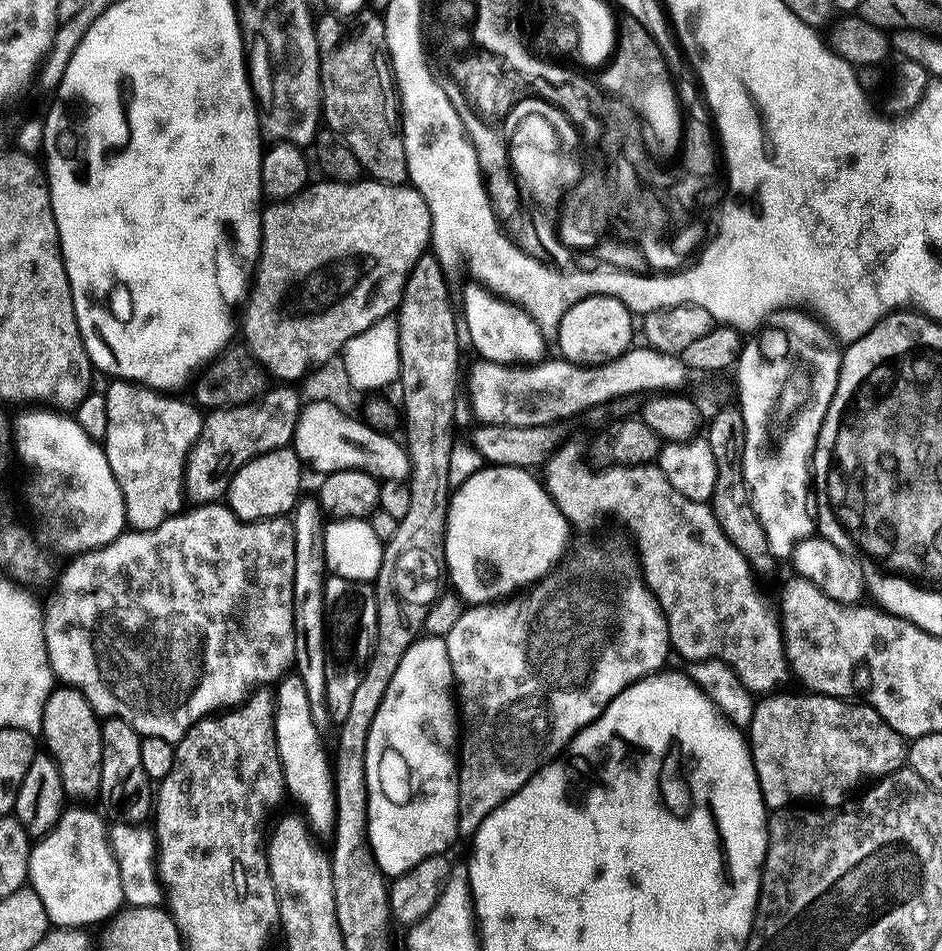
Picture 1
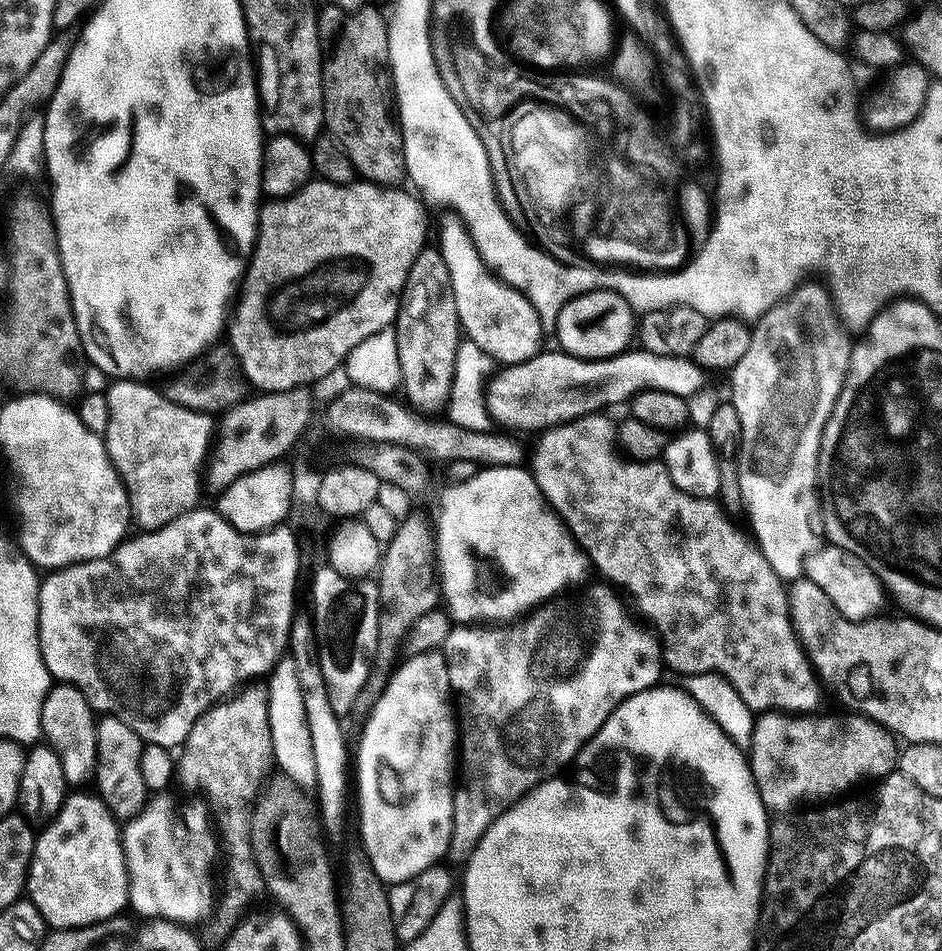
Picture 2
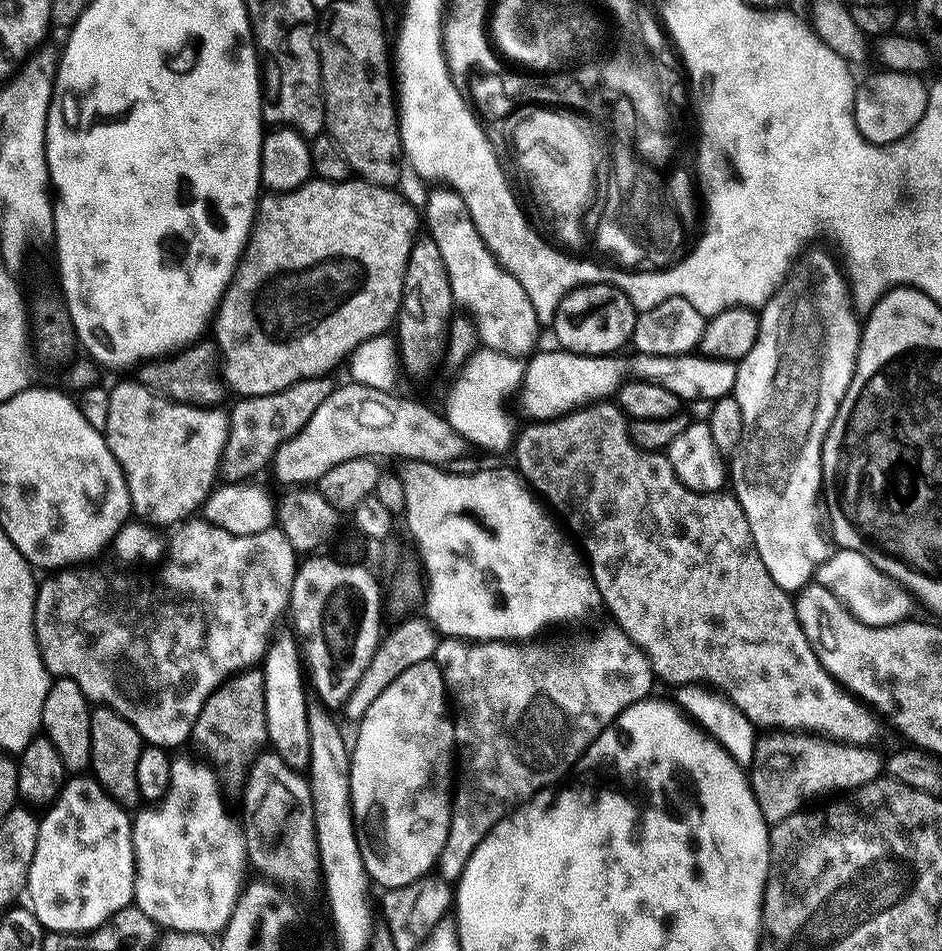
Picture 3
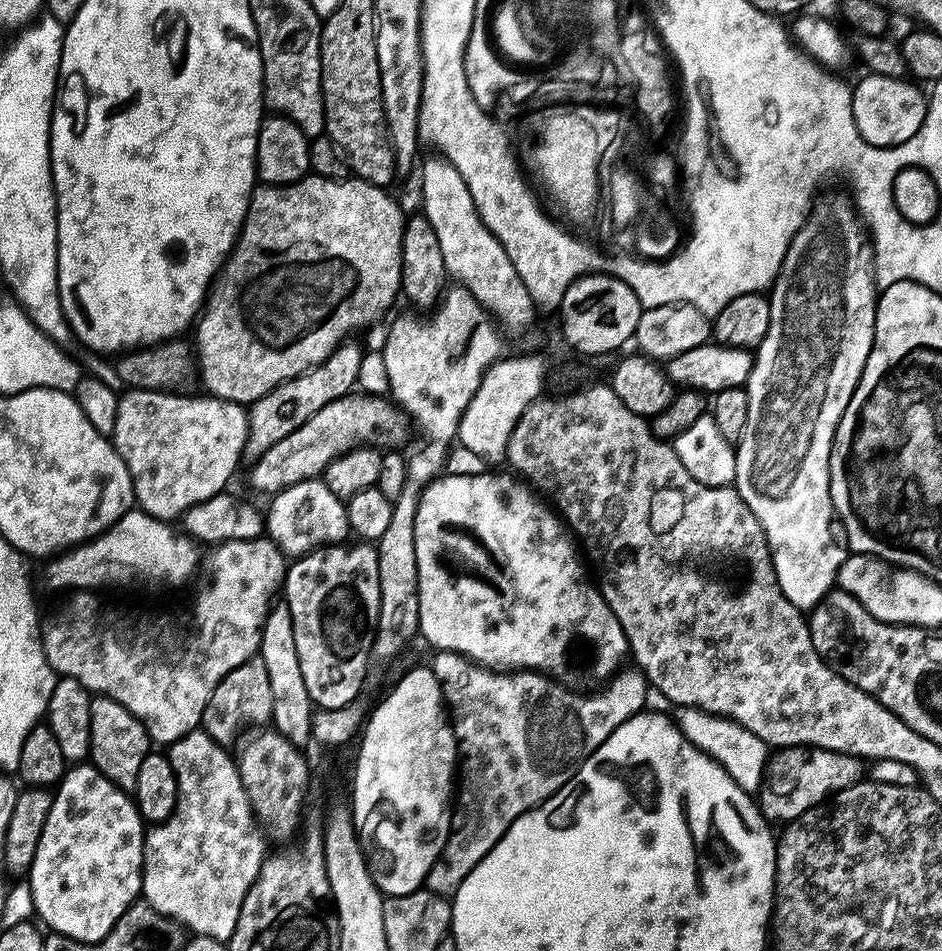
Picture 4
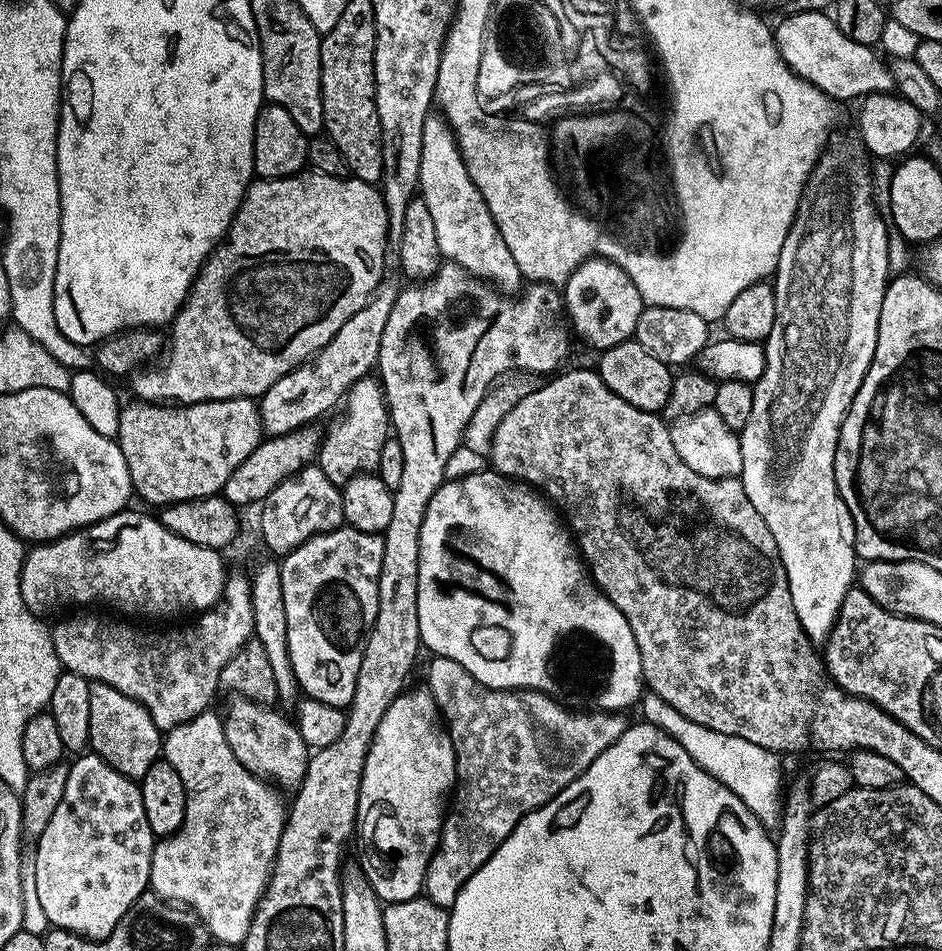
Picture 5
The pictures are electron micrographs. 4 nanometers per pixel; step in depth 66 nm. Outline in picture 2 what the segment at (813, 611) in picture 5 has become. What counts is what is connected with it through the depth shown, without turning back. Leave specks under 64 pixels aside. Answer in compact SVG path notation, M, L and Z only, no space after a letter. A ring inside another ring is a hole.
M804 282L793 288L784 299L779 300L770 311L765 312L763 316L755 321L754 327L752 328L752 337L750 338L750 350L746 350L742 362L738 362L730 369L730 376L732 376L732 396L730 396L730 402L734 406L734 410L738 410L738 414L742 418L742 434L738 441L738 455L734 460L734 467L738 474L738 486L740 487L742 508L748 511L748 520L752 523L750 532L754 537L755 543L759 547L760 553L766 558L766 562L770 562L774 574L778 574L780 579L785 582L795 582L805 575L804 561L818 548L818 542L816 542L816 532L818 536L818 528L817 525L816 528L812 525L812 515L814 515L815 512L817 515L818 512L820 443L822 442L822 434L824 433L826 422L834 410L836 399L844 385L844 379L848 373L848 363L852 357L852 350L854 347L854 340L848 337L848 335L850 335L849 329L846 327L837 305L834 303L829 289L827 292L820 284L808 283L809 282Z

